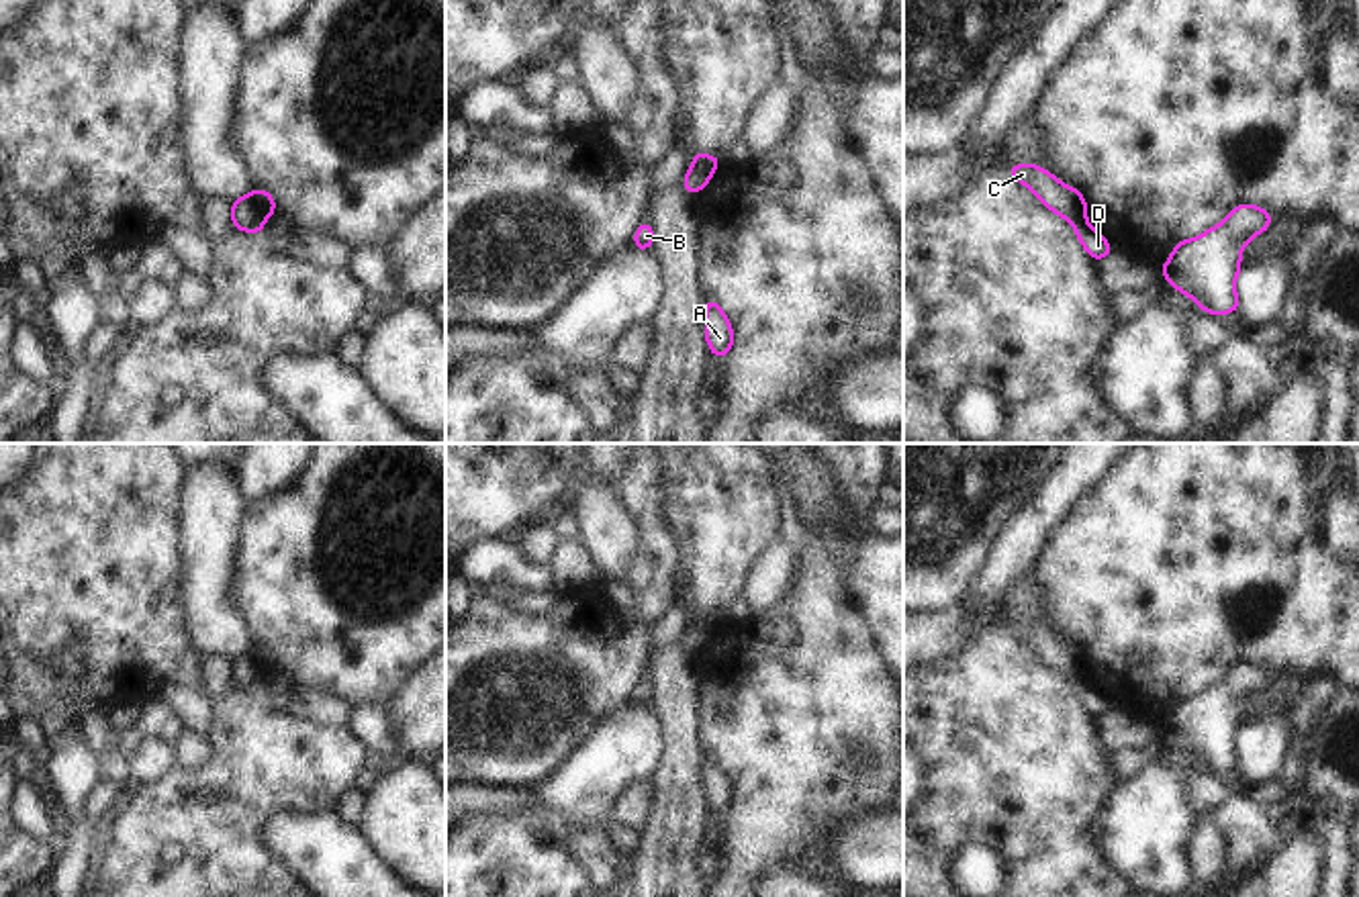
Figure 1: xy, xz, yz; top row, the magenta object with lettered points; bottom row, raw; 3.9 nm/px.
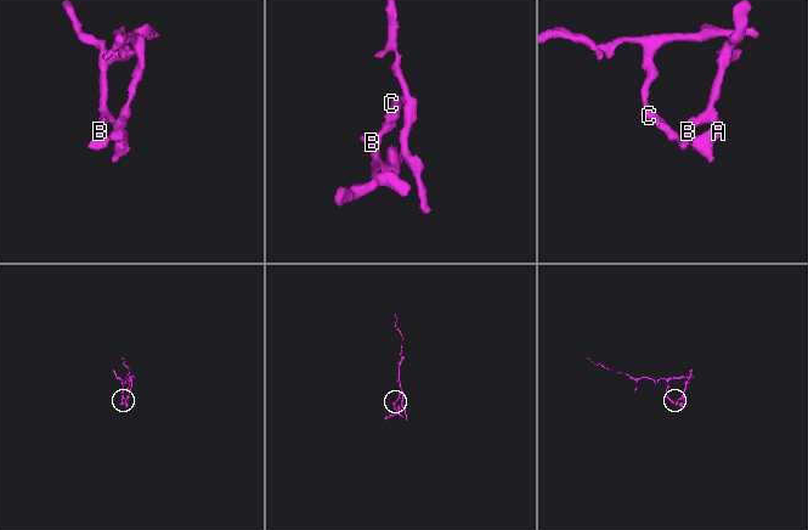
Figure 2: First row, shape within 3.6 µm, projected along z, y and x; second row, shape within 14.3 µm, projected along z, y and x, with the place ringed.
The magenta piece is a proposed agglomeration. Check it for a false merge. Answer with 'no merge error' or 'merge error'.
merge error

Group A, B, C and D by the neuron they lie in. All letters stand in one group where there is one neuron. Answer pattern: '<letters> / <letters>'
A B D / C

